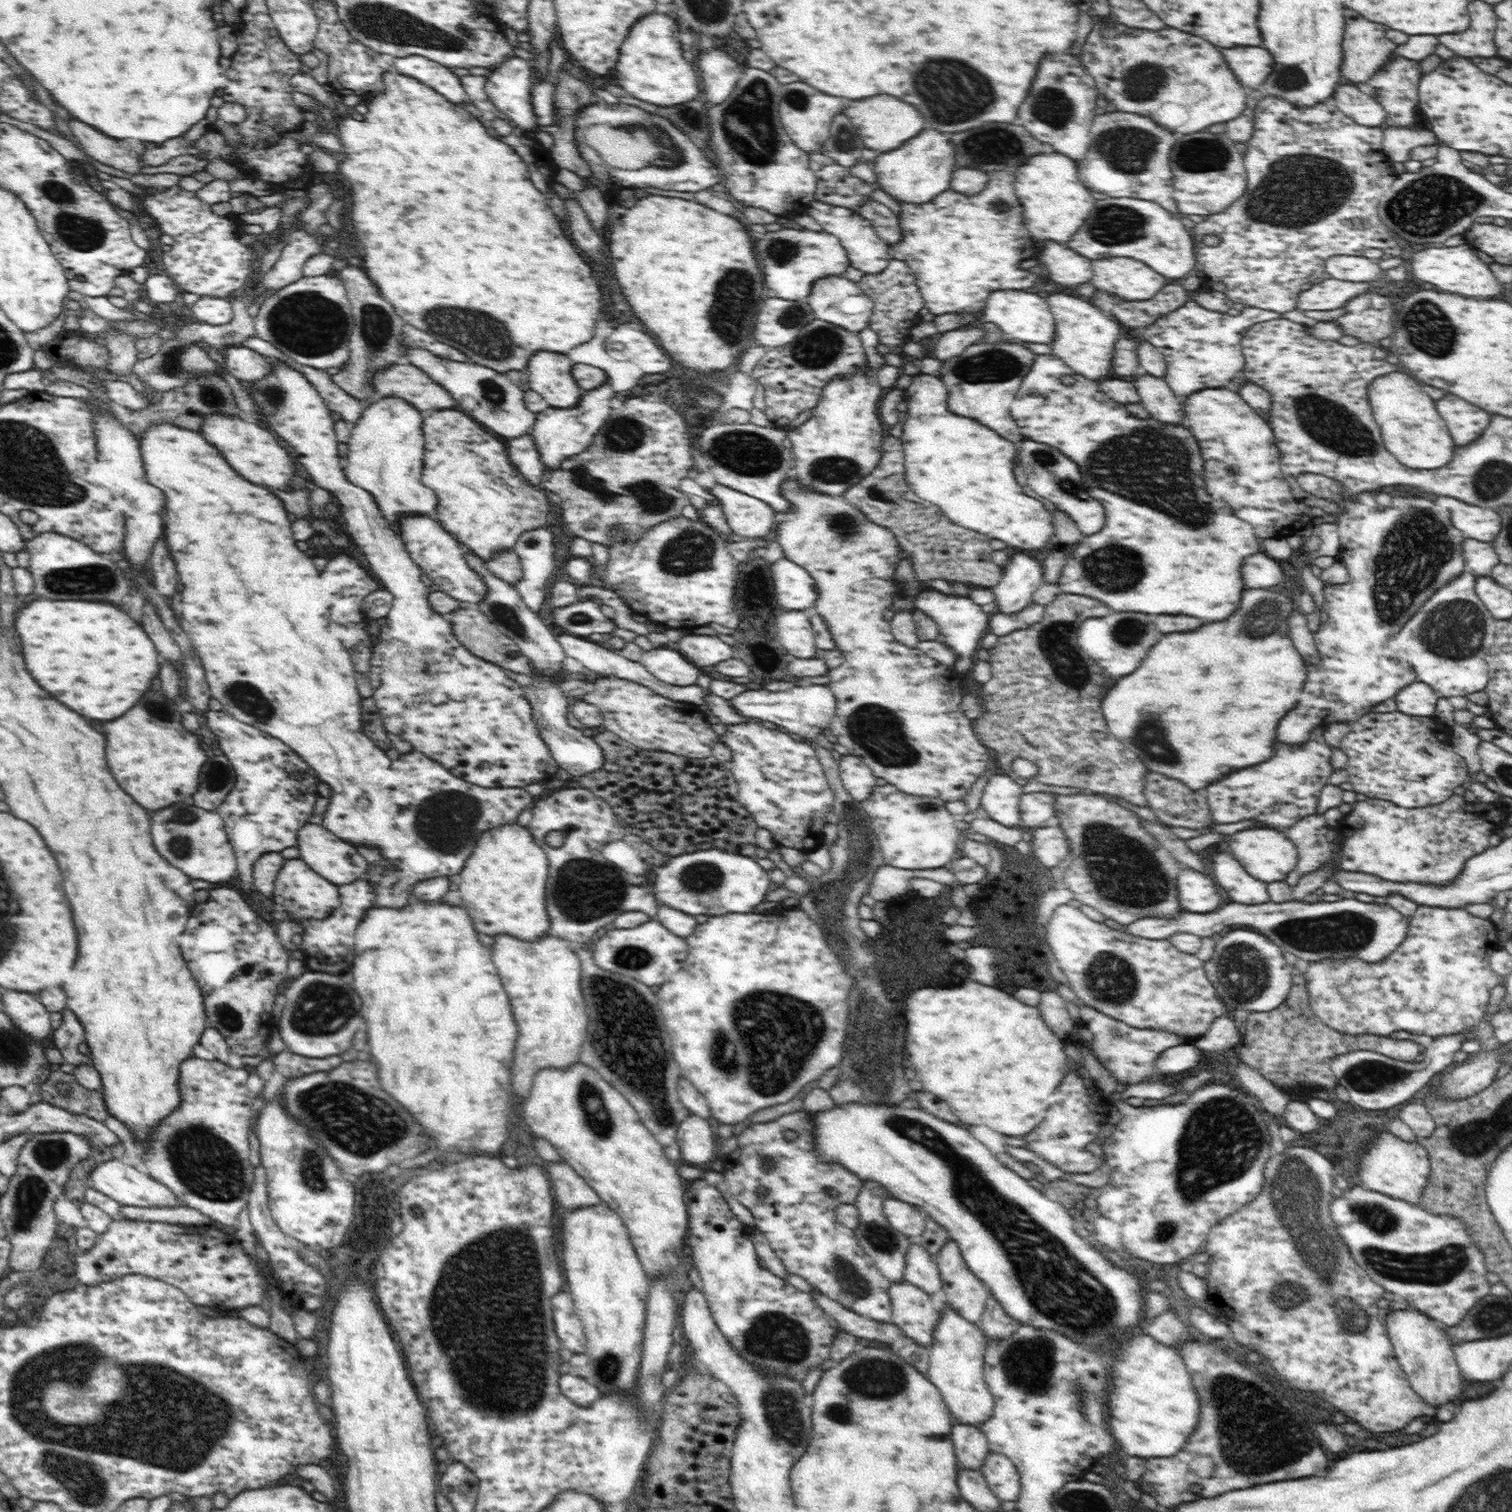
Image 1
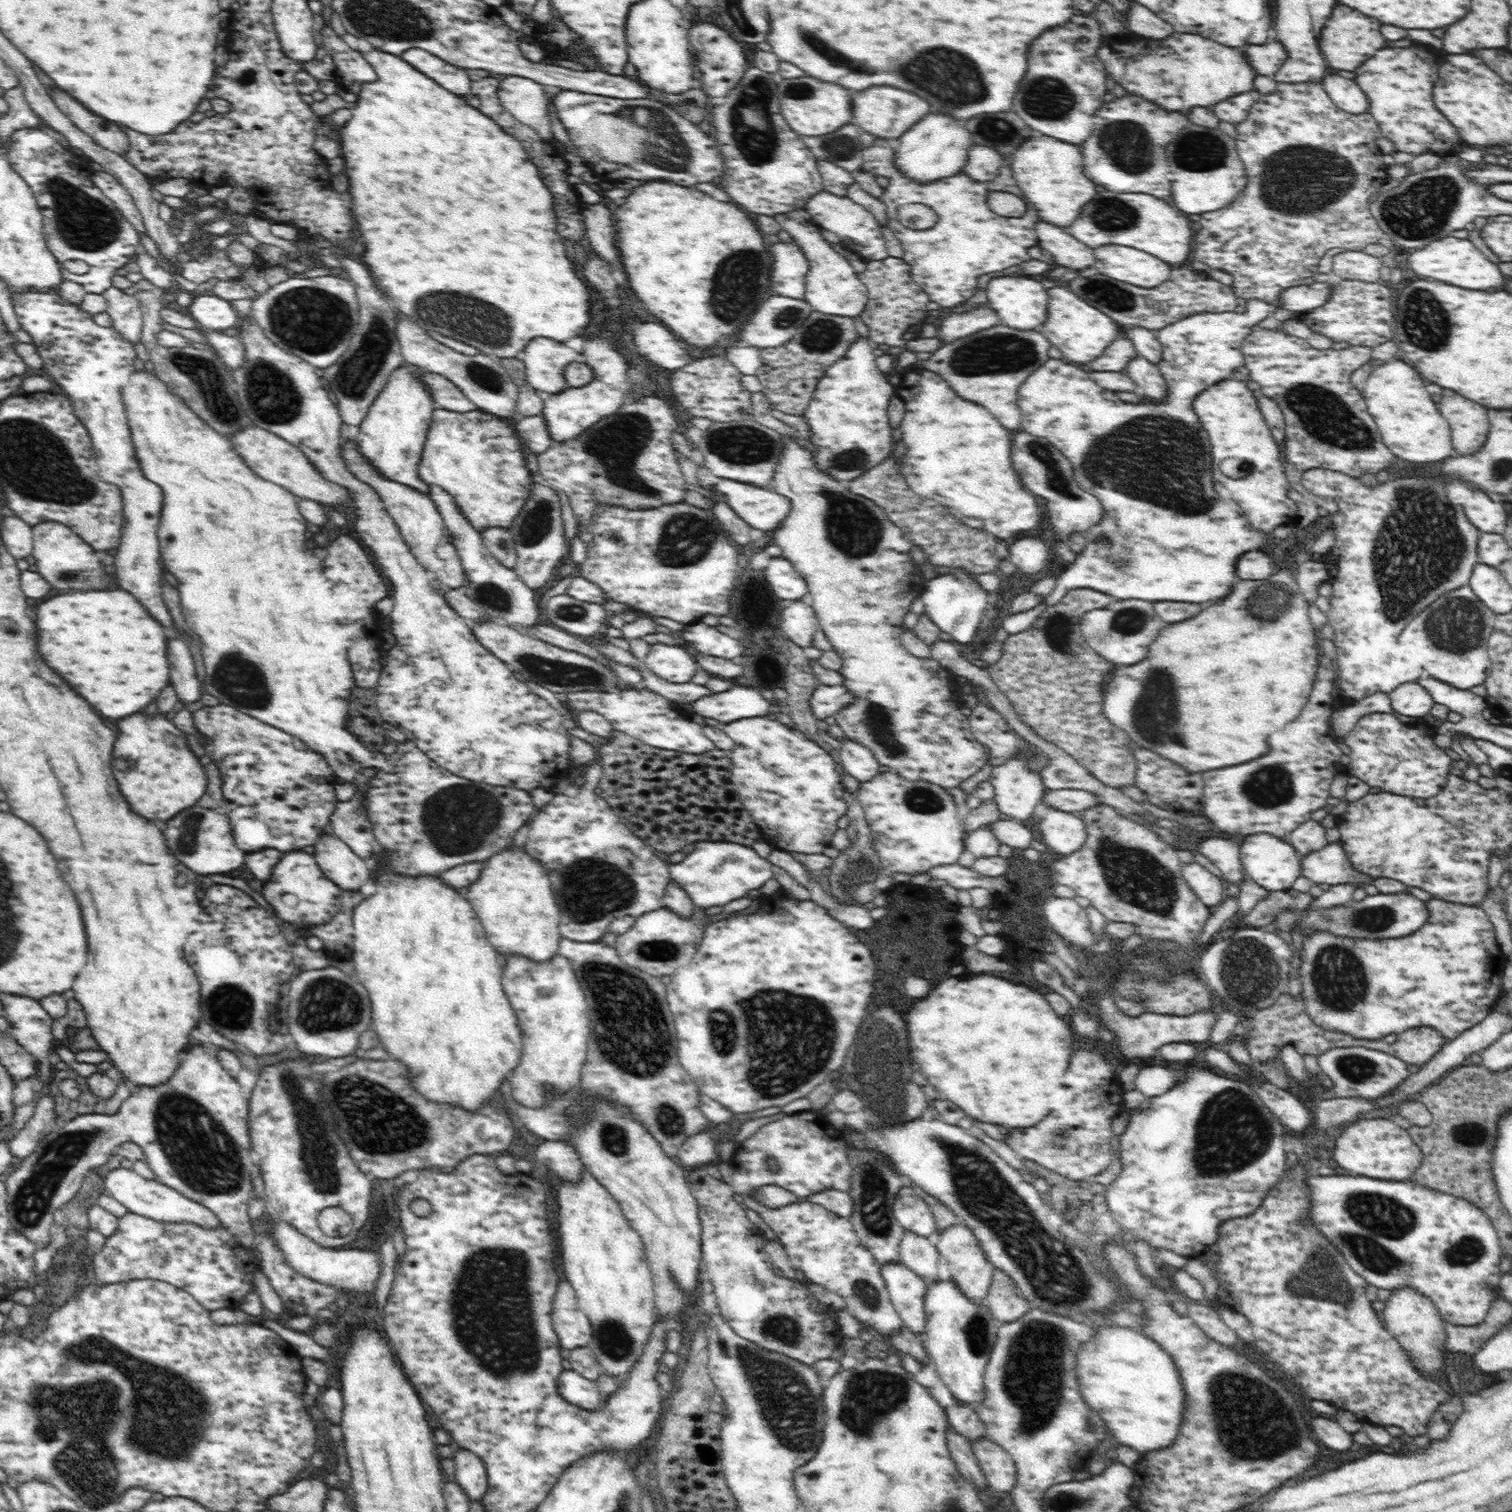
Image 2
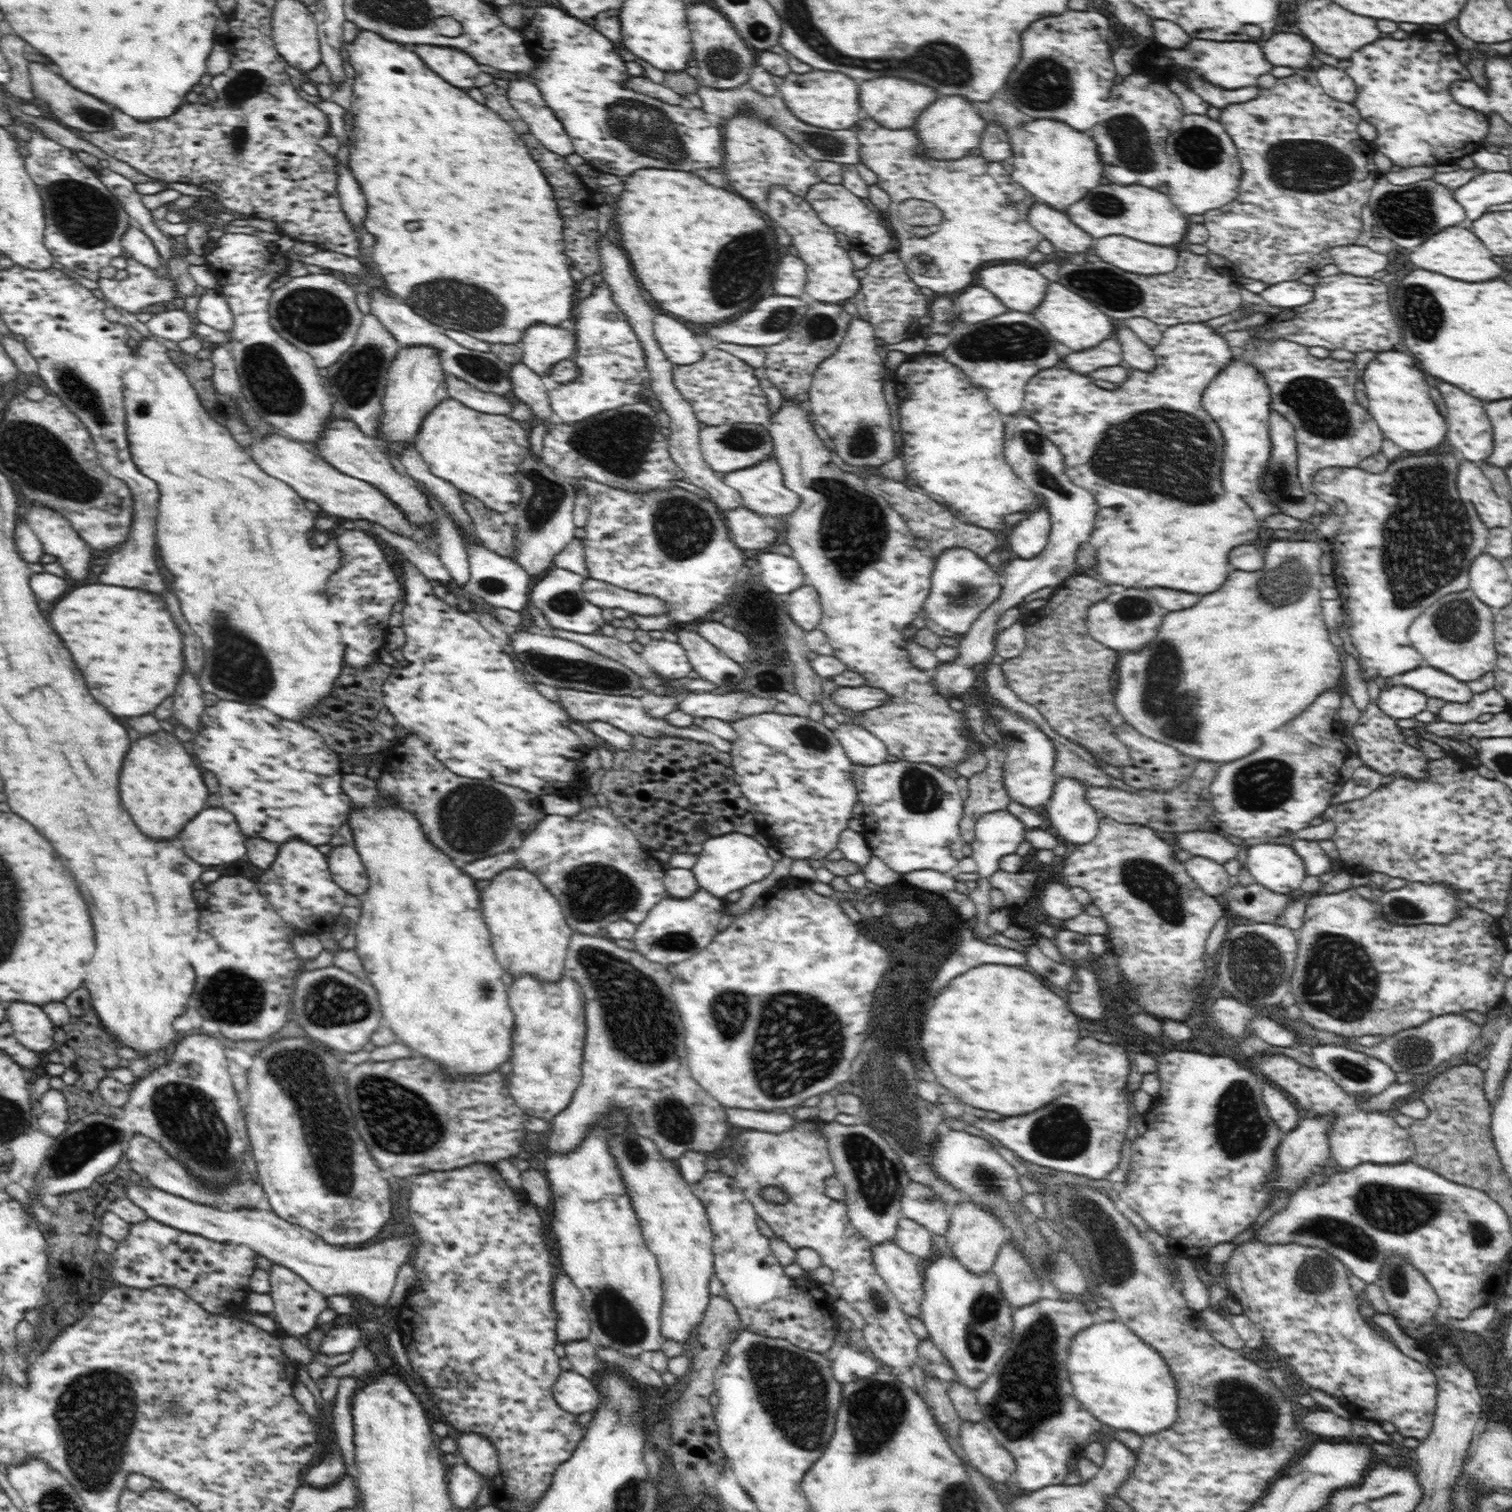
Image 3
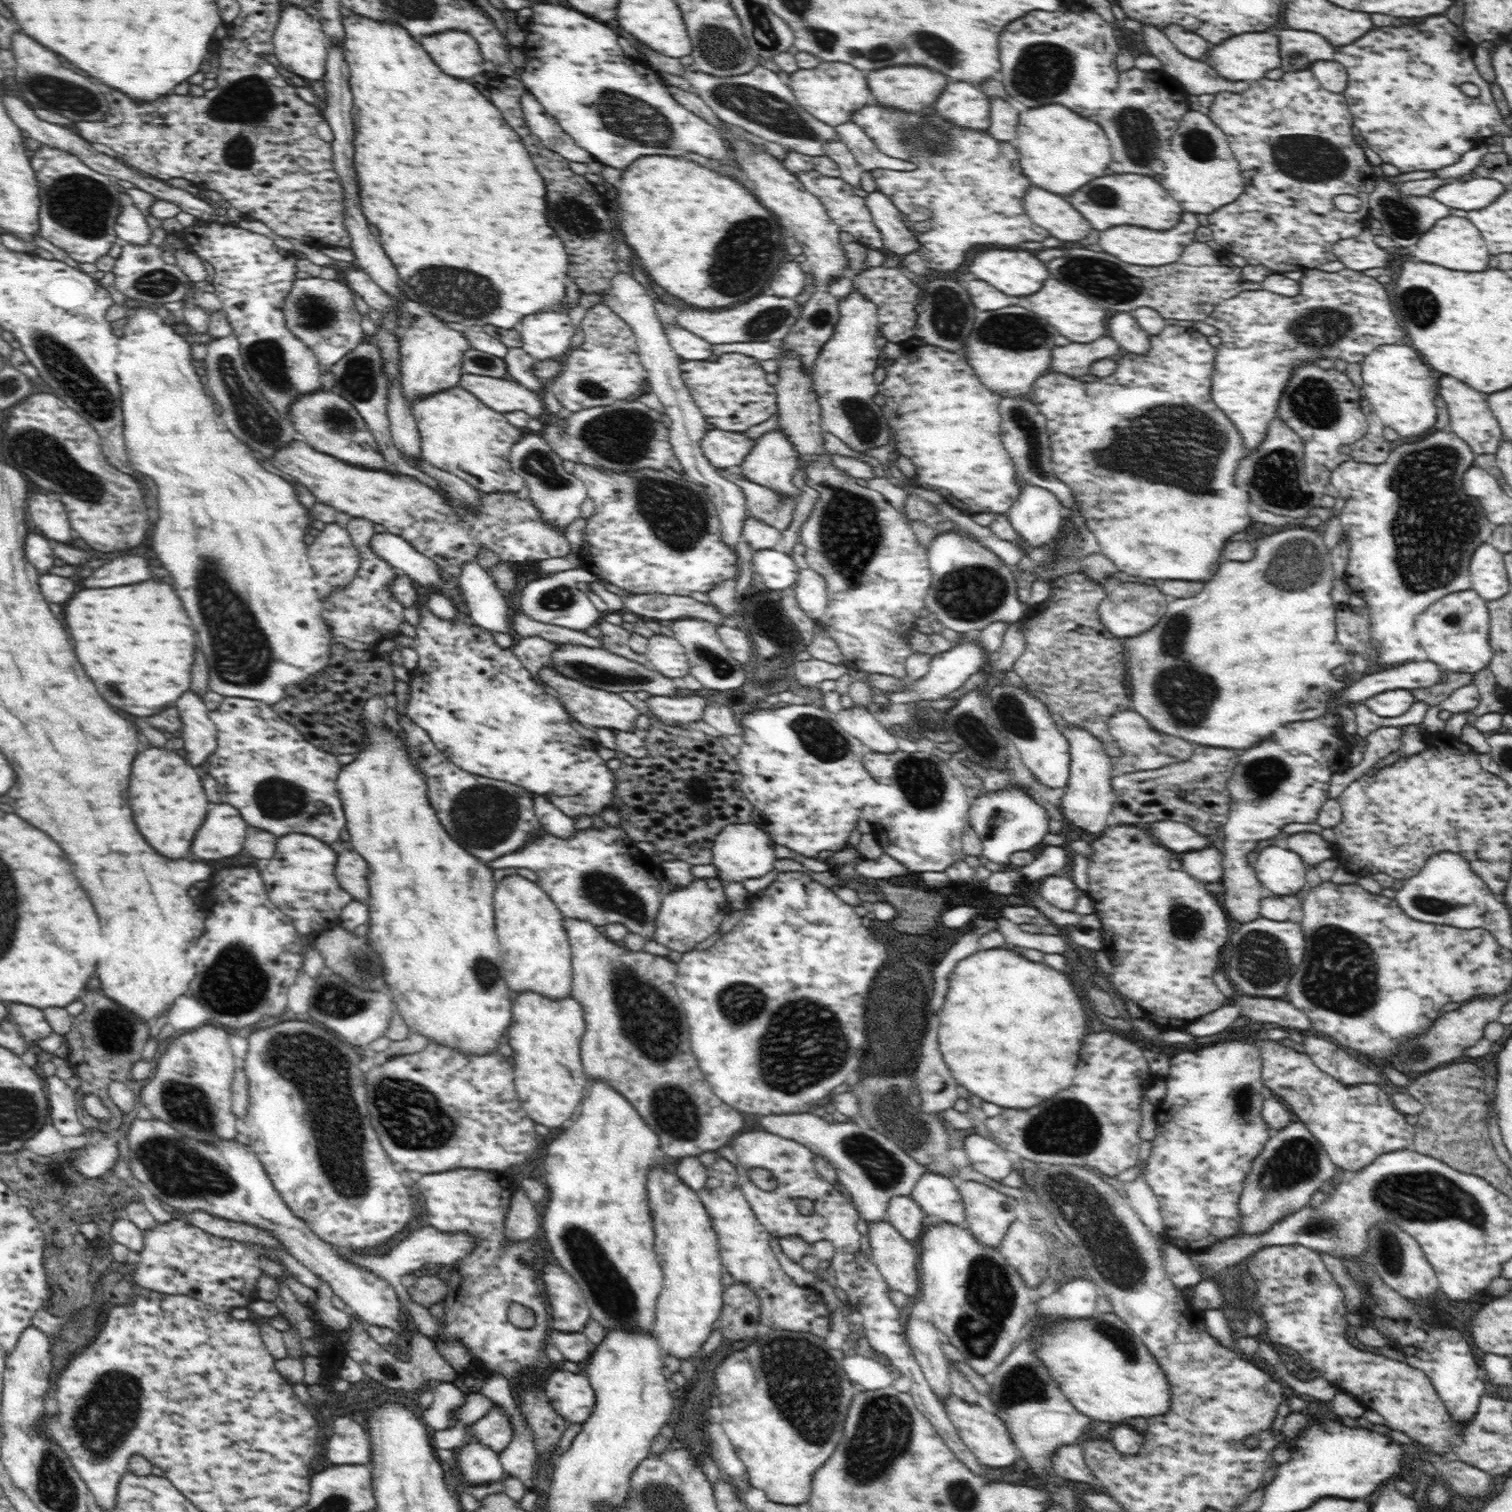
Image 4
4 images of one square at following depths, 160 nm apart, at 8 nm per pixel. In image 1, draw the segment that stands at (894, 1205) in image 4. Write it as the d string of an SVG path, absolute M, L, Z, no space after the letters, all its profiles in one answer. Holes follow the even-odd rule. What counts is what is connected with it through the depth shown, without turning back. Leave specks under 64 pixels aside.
M910 1243L905 1256L904 1280L918 1286L926 1294L934 1294L943 1287L935 1257L922 1243Z

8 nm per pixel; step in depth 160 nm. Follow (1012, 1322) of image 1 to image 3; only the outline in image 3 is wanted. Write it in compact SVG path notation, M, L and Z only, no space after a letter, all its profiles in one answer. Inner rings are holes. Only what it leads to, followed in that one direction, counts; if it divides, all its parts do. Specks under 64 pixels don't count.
M1008 1240L1001 1246L992 1271L1000 1281L1000 1289L1012 1308L1023 1307L1036 1302L1040 1288L1032 1288L1039 1278L1024 1253Z

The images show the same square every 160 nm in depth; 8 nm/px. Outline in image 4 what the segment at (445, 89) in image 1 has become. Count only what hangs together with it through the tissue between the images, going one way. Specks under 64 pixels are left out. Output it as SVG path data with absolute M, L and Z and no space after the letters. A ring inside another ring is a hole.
M447 30L433 35L418 37L424 50L432 56L432 60L454 78L472 78L484 72L482 52L478 42L460 30Z

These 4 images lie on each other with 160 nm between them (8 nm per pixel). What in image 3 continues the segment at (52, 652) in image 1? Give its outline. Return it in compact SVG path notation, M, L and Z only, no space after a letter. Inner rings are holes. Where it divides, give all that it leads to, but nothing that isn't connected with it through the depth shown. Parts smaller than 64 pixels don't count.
M104 584L78 586L56 602L50 614L50 624L70 650L92 696L100 704L104 704L108 712L116 716L142 716L154 712L154 708L162 704L164 698L174 694L176 682L184 670L184 644L182 634L176 628L170 612L166 610L166 602L162 596L144 590Z

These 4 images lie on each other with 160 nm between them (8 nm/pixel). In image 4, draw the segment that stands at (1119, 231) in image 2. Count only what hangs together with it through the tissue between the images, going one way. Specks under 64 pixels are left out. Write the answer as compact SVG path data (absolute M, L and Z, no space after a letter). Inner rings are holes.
M1112 174L1100 176L1074 191L1067 200L1096 230L1106 230L1110 226L1136 225L1158 231L1174 228L1183 210L1180 204L1152 178L1140 174Z

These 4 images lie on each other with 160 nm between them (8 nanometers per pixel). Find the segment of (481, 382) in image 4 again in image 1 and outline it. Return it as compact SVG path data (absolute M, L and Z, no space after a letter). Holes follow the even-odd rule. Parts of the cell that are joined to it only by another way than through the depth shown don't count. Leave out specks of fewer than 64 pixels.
M404 361L376 372L370 385L374 385L376 398L398 396L425 414L457 406L446 388L417 366Z

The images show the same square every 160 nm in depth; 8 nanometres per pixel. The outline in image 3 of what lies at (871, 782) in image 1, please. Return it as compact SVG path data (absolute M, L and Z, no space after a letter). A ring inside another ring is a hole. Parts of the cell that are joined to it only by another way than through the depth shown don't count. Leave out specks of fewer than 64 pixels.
M858 723L839 724L834 731L836 739L844 748L846 755L852 760L853 766L880 764L888 760L887 747L878 737L872 735L864 725Z

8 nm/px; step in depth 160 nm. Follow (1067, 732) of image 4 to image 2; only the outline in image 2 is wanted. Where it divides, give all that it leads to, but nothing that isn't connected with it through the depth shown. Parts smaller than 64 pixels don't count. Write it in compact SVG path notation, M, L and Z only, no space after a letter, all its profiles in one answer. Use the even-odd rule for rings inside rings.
M1046 808L1047 814L1038 822L1038 832L1049 852L1072 854L1086 842L1086 825L1080 814Z

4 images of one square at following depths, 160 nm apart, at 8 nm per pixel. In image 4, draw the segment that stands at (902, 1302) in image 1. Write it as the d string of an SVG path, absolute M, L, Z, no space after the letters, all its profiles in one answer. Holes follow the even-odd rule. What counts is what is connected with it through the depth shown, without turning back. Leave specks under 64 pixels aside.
M874 1221L868 1223L867 1227L868 1234L865 1237L865 1242L870 1251L870 1259L880 1271L888 1287L900 1291L906 1296L914 1296L918 1292L920 1284L916 1275L918 1274L918 1269L916 1269L917 1255L913 1242L899 1234L898 1230L890 1224L890 1221Z

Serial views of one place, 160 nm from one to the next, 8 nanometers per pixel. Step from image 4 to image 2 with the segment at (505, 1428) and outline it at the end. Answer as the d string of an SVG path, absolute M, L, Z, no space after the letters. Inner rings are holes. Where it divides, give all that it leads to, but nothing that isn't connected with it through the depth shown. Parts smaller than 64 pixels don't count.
M457 1448L453 1460L455 1473L450 1478L464 1489L464 1495L468 1495L471 1501L481 1500L488 1488L488 1473L482 1459L474 1452Z

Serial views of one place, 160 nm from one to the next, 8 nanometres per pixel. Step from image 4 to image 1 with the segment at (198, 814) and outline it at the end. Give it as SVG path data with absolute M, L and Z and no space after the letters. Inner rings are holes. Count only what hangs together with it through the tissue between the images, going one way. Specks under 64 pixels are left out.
M146 692L144 704L136 704L132 710L128 710L122 718L116 718L112 722L104 722L104 734L106 734L106 760L108 766L118 780L118 784L146 810L162 810L176 802L182 802L184 798L192 796L198 790L198 778L209 752L205 746L198 746L196 733L186 734L182 728L182 712L176 708L172 700L168 700L162 692Z

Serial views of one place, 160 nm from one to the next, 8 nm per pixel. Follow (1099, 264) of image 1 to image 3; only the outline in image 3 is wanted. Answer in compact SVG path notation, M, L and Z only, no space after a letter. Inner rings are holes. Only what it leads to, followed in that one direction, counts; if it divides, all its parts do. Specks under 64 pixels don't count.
M1124 235L1095 239L1092 250L1103 262L1140 275L1172 272L1179 260L1176 247L1152 245Z

